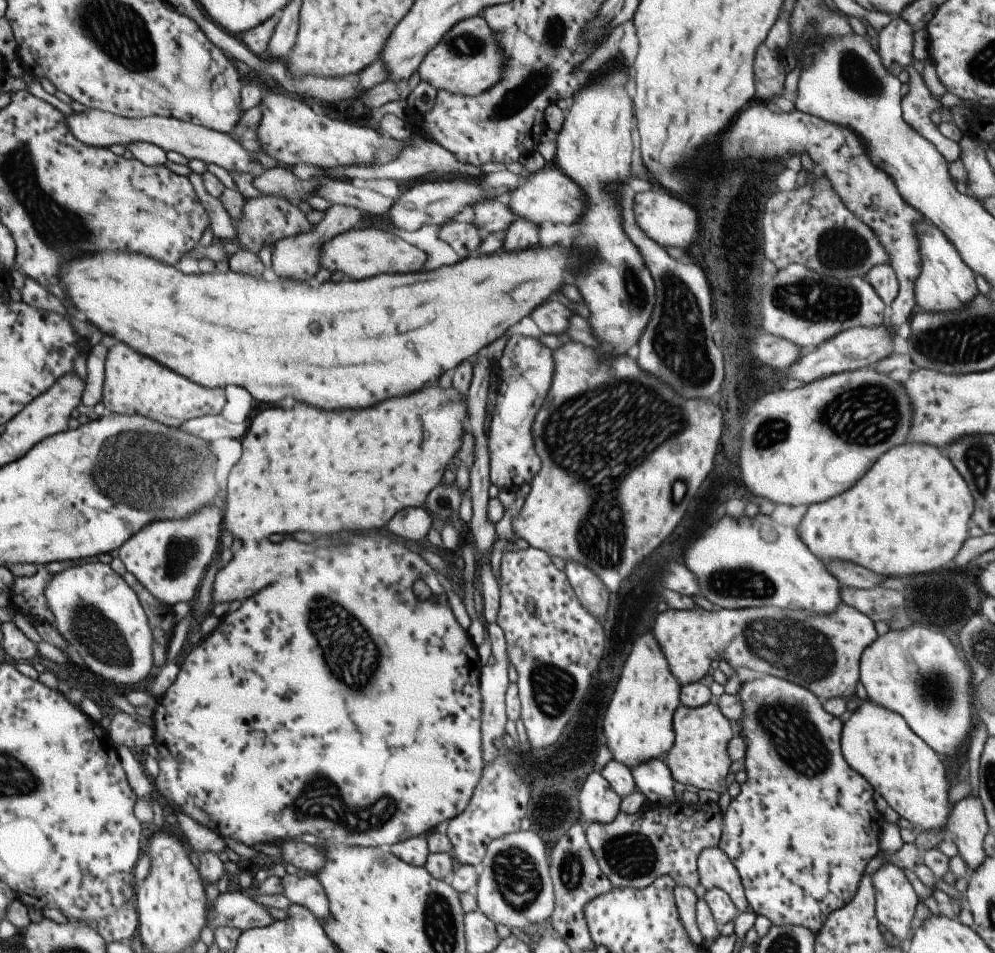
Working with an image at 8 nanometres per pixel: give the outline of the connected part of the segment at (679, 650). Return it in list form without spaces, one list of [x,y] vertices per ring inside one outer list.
[[[843,602],[837,604],[831,614],[823,616],[817,616],[809,610],[757,607],[706,611],[696,605],[693,610],[666,609],[657,615],[652,632],[659,650],[662,650],[667,660],[671,676],[680,686],[701,680],[708,673],[710,660],[718,662],[721,659],[725,660],[733,672],[743,667],[763,672],[803,686],[822,702],[828,698],[843,698],[849,699],[851,706],[857,702],[857,698],[851,699],[851,696],[855,695],[855,686],[859,681],[860,656],[878,636],[867,615]]]

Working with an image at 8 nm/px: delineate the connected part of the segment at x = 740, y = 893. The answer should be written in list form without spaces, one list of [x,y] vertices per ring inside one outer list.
[[[718,846],[703,848],[697,856],[696,868],[698,882],[705,890],[711,890],[711,888],[723,890],[731,898],[738,913],[749,909],[739,874]]]

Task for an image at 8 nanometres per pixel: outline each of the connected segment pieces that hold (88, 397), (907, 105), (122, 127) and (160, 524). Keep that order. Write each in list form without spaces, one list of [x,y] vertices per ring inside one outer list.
[[[103,344],[88,347],[88,357],[85,360],[85,386],[81,394],[81,403],[87,407],[99,409],[104,379],[104,360],[107,348]]]
[[[913,62],[904,69],[908,73],[908,91],[900,98],[900,111],[905,124],[930,142],[948,163],[957,160],[960,155],[957,143],[943,137],[930,120],[931,113],[940,114],[943,110],[941,102],[927,90],[921,74],[914,69]]]
[[[88,109],[79,114],[73,113],[65,117],[65,124],[69,134],[73,134],[79,142],[85,146],[93,148],[108,148],[113,144],[133,144],[133,142],[148,142],[164,150],[164,152],[177,152],[189,159],[201,160],[206,164],[213,163],[221,166],[228,173],[237,172],[237,174],[253,174],[259,176],[263,168],[259,168],[259,157],[253,152],[249,152],[229,138],[228,134],[213,131],[204,126],[199,126],[187,121],[180,121],[173,117],[139,117],[125,118],[111,114],[101,109]]]
[[[214,504],[193,512],[185,520],[153,520],[139,528],[118,548],[118,558],[126,572],[159,602],[173,606],[196,598],[208,564],[218,555],[221,528],[221,512]]]

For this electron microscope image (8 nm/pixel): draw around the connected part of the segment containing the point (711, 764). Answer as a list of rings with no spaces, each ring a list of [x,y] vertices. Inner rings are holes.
[[[713,701],[695,708],[679,704],[672,714],[672,729],[674,734],[673,744],[661,758],[669,768],[671,778],[675,782],[683,784],[683,786],[689,784],[689,786],[711,790],[711,792],[721,795],[726,790],[725,776],[727,776],[727,770],[729,770],[729,764],[731,764],[731,760],[727,756],[727,742],[729,742],[729,738],[734,731],[731,722],[719,712],[719,708],[715,706]]]

